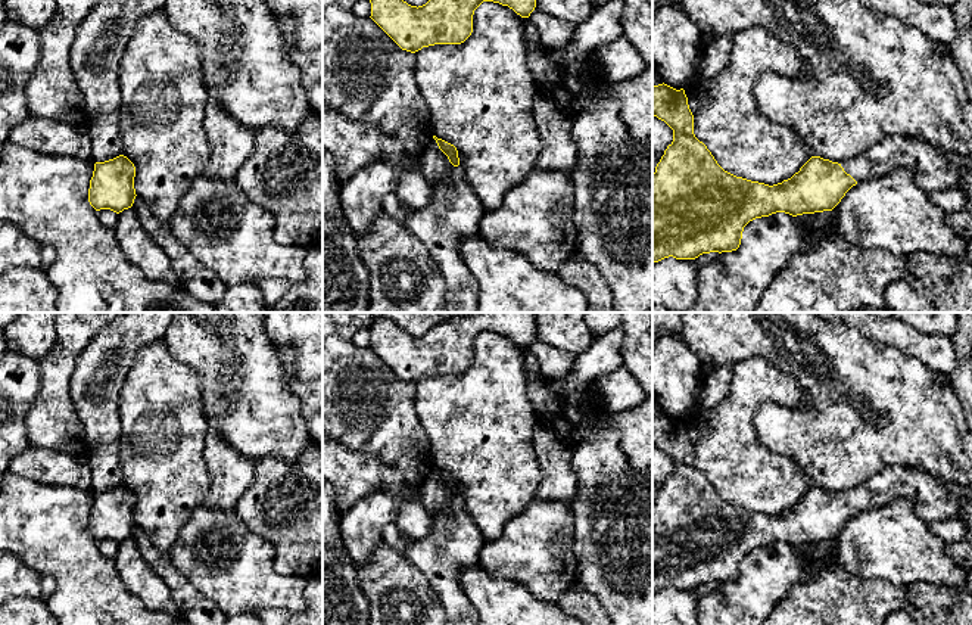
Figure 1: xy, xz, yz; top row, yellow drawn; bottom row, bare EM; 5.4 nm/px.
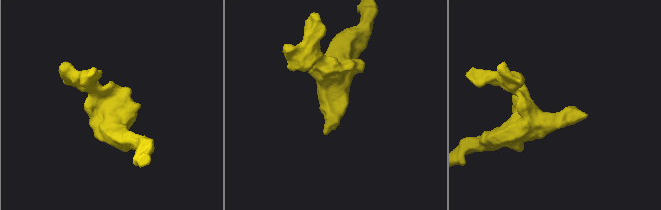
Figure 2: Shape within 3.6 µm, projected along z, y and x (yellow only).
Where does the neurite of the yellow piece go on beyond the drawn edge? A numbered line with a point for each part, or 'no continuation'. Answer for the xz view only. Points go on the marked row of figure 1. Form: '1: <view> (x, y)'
1: xz (454, 213)

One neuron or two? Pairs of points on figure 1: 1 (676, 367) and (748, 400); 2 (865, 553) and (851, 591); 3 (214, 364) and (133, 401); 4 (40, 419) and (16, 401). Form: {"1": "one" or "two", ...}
{"1": "two", "2": "two", "3": "two", "4": "two"}

